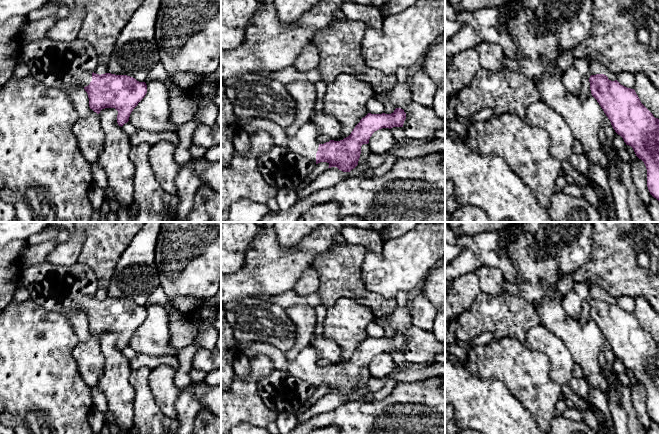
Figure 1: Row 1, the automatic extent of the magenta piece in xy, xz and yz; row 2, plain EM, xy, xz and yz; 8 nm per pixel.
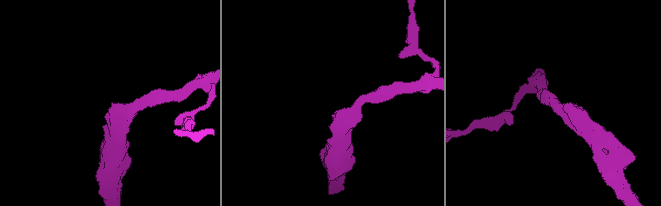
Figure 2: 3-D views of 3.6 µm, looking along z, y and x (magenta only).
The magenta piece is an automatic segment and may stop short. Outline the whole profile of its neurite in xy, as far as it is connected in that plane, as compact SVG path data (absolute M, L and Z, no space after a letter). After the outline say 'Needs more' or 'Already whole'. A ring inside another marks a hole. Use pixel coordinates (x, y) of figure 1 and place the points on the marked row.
M81 72L78 81L88 94L90 109L99 114L102 109L115 108L121 127L129 121L131 112L147 93L145 82L127 75Z. Needs more

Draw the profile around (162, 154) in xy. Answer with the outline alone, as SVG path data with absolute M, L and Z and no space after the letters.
M161 140L152 145L149 151L149 161L156 180L161 188L169 194L176 194L175 179L180 167L175 161L176 145L167 140Z

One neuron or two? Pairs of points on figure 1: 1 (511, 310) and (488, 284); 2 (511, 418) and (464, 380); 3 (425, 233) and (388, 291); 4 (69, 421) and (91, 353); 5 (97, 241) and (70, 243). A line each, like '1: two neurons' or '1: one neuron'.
1: two neurons
2: one neuron
3: one neuron
4: two neurons
5: two neurons

